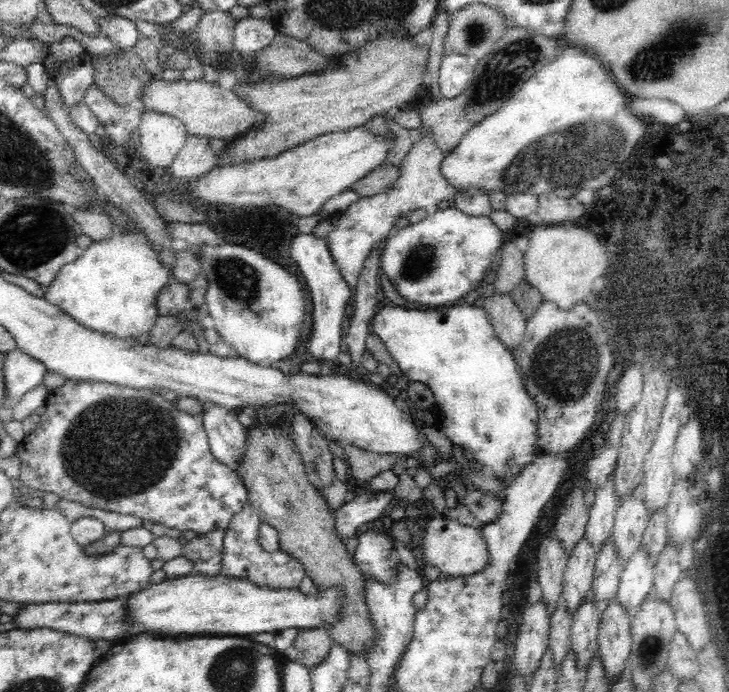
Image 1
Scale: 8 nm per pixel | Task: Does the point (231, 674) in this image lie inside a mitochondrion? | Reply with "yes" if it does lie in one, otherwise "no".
yes

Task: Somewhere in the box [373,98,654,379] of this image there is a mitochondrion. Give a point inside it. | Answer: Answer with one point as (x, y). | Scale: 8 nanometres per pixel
(568, 152)

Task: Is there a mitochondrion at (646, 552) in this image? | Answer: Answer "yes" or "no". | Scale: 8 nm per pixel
no

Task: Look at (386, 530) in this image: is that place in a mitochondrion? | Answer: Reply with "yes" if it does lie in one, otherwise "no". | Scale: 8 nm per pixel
no

